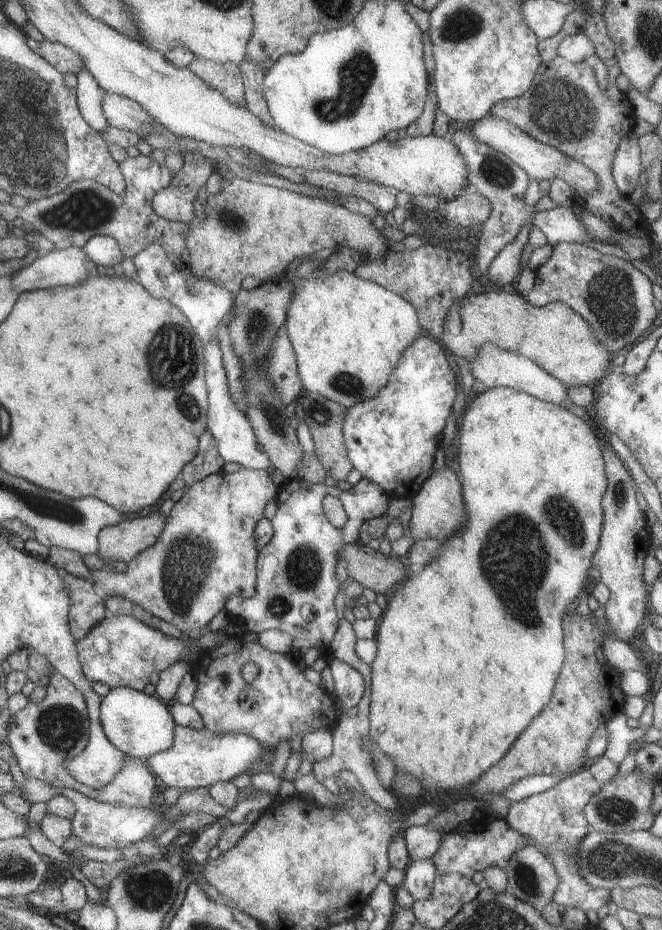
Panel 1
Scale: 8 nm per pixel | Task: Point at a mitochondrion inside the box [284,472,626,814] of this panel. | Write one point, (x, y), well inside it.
(515, 557)

